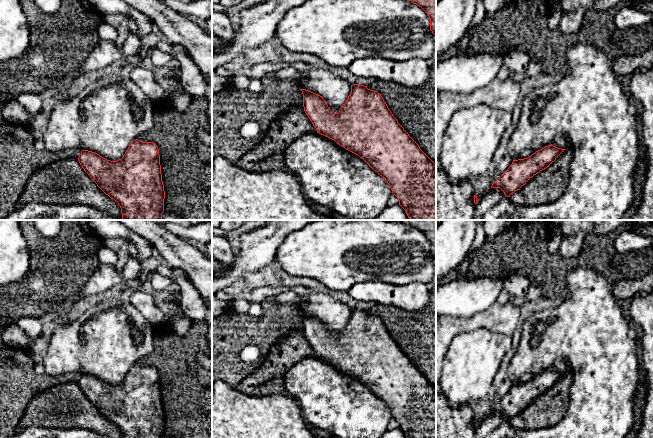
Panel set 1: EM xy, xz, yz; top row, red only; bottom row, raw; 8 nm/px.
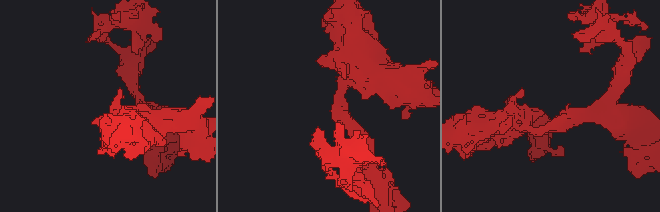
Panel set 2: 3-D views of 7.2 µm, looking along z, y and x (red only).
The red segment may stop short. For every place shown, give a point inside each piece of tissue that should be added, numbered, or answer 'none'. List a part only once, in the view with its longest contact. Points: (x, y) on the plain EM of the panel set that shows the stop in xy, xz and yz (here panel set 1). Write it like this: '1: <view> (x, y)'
none

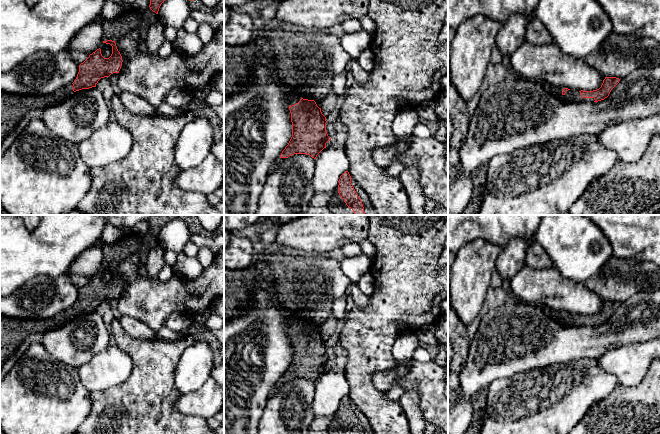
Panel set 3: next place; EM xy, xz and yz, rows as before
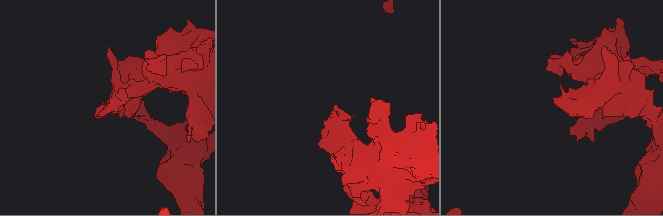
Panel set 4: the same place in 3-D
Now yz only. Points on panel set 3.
1: yz (571, 319)

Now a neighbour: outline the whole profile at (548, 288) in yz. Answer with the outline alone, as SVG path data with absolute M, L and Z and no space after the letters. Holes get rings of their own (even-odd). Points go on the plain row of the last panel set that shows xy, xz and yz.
M525 265L511 279L514 299L539 305L547 311L564 311L577 315L593 315L601 311L605 300L582 283L564 278L555 268L538 269Z

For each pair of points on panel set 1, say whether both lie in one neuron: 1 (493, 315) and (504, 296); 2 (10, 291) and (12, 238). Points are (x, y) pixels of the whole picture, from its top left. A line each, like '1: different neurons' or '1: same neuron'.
1: different neurons
2: different neurons

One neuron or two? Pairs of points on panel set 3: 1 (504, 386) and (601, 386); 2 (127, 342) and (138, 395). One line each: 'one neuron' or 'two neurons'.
1: one neuron
2: one neuron

